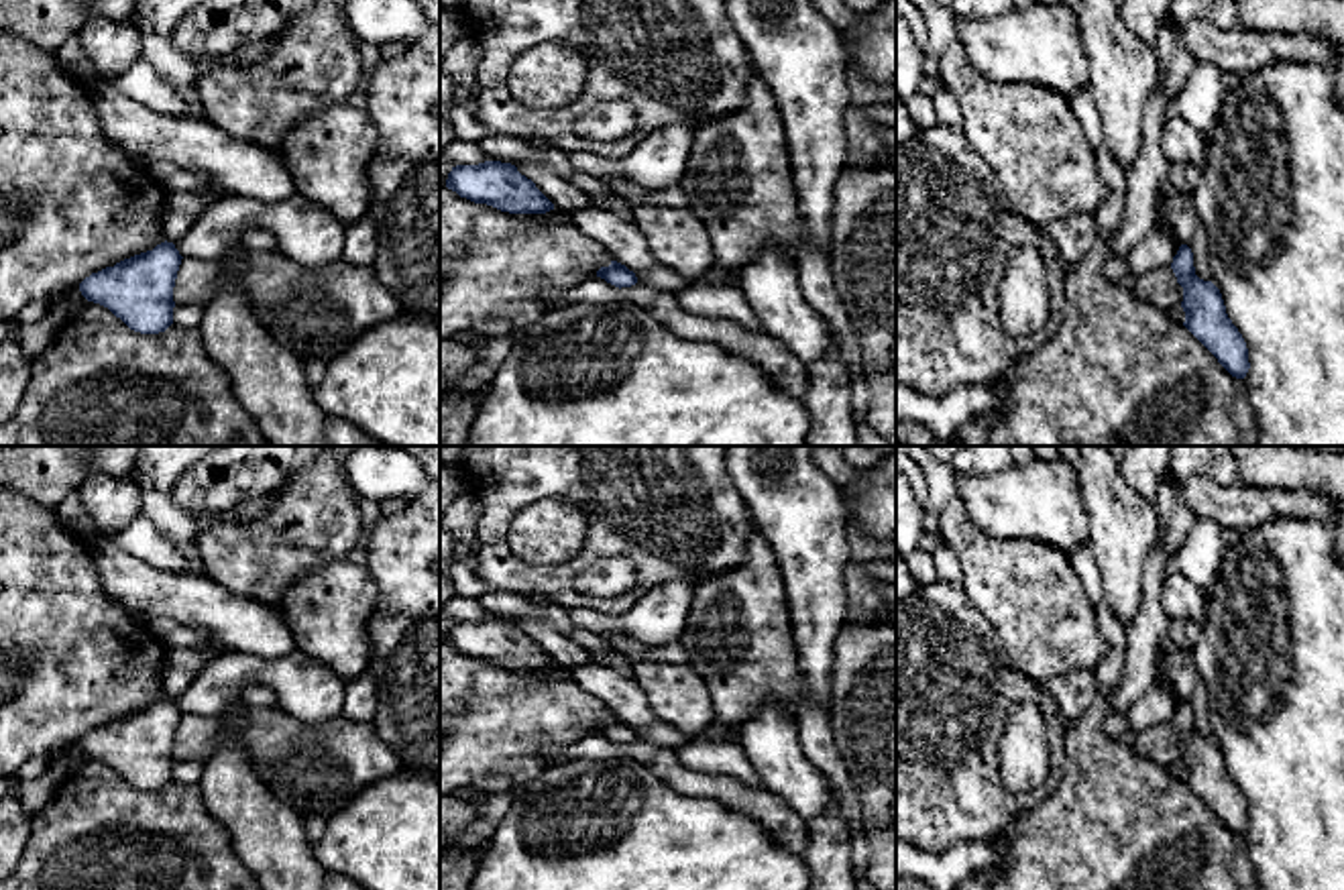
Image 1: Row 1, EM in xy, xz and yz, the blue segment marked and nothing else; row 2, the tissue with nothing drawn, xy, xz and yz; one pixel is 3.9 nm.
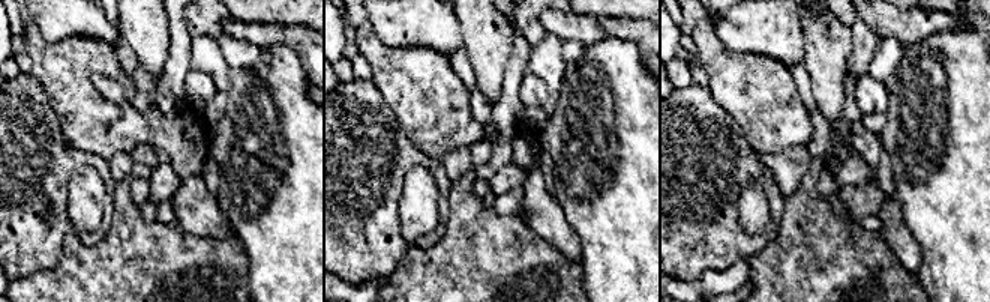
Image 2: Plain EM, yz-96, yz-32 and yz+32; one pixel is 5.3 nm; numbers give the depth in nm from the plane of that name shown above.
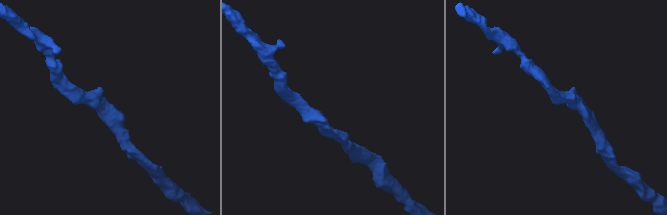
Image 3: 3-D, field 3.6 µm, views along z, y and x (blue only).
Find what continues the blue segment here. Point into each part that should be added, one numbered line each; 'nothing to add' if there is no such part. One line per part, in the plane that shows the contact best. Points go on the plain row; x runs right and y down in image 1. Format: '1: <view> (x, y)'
nothing to add

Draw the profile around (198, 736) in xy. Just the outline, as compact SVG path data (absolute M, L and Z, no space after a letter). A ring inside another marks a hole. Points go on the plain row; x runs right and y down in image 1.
M183 713L175 743L175 762L200 762L204 764L224 739L222 719L212 719L206 715Z

